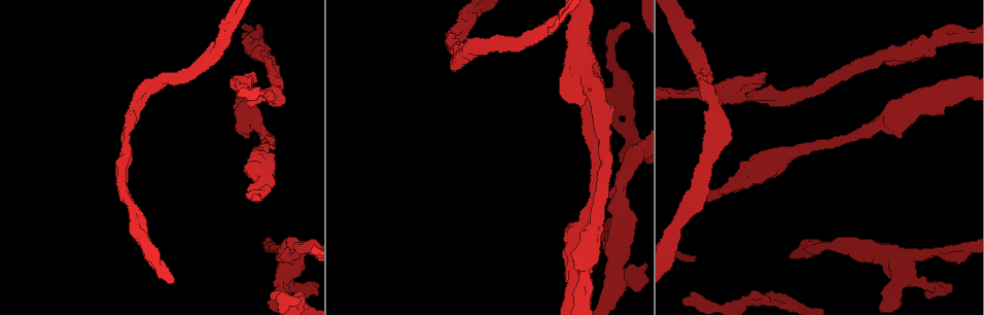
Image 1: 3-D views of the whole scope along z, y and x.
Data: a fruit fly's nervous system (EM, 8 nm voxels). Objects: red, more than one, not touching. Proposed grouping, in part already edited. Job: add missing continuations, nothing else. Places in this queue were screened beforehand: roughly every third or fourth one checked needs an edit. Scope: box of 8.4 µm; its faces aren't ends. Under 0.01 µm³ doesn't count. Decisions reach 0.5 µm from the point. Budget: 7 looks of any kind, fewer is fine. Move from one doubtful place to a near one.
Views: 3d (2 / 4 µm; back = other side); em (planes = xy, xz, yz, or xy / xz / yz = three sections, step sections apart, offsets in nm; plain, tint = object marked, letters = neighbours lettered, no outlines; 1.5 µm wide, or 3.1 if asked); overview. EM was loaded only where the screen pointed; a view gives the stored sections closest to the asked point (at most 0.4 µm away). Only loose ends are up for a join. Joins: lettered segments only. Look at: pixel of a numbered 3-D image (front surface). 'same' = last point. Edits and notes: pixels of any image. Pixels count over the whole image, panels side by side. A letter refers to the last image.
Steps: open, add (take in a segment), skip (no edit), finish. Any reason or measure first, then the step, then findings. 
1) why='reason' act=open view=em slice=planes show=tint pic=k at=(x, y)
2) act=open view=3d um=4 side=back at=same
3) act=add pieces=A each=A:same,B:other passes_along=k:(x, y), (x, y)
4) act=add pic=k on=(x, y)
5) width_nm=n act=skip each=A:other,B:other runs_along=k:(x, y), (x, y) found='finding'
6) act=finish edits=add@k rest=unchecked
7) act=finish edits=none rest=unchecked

why='an open end' act=open view=em slice=planes show=letters pic=1 at=(630, 26)

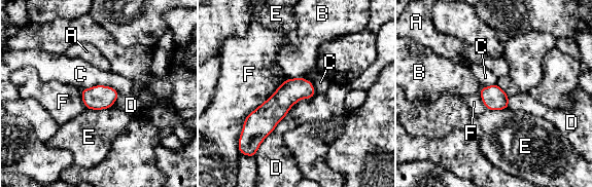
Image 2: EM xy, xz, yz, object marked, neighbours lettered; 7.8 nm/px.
act=skip each=A:other,B:other,C:other,D:other,E:other,F:other found='none of them fits'

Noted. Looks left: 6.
why='branch stops here' act=open view=3d um=4 pic=1 at=(254, 195)

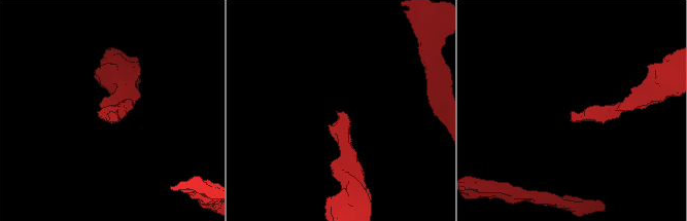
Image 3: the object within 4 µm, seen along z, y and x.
why='need the tissue' act=open view=em slice=planes show=letters pic=3 at=(111, 111)

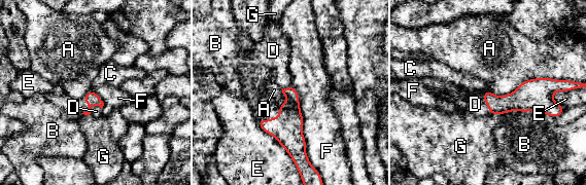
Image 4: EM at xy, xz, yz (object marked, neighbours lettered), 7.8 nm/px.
longest_contact=F:600nm act=add pieces=D each=A:other,B:other,C:other,D:same,E:other,F:other,G:other found='it goes on there'

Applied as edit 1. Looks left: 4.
act=open view=overview

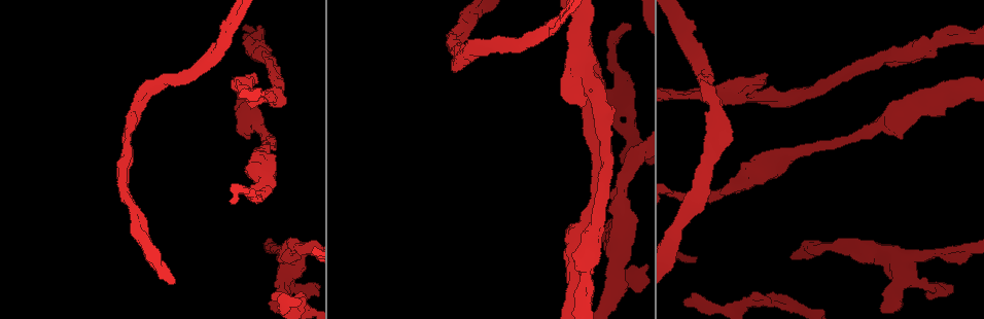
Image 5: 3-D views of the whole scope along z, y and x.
why='an open end' act=open view=3d um=2 pic=5 at=(572, 20)

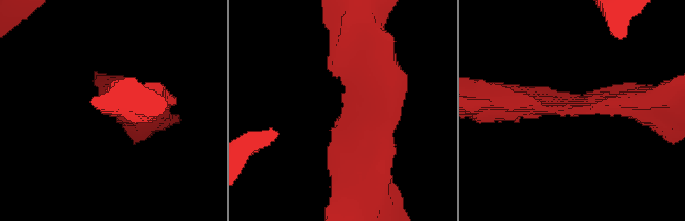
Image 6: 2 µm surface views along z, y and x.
act=open view=em slice=yz step=8 show=tint pic=6 at=(573, 116)

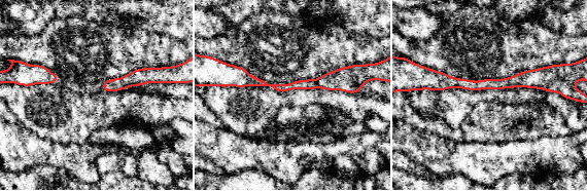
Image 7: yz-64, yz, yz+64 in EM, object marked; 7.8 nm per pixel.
why='another direction' act=open view=em slice=xz step=4 show=letters at=same

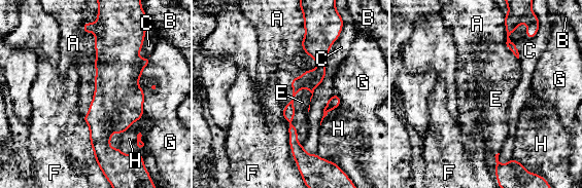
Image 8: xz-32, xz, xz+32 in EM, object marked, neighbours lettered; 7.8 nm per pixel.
longest_contact=C:550nm act=skip each=A:other,B:other,C:other,E:other,F:other,G:other,H:other found='no lettered segment goes on from it'

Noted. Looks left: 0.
act=finish edits=add@4 rest=unchecked

